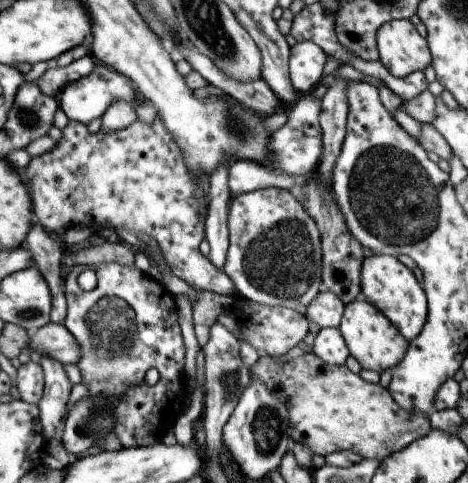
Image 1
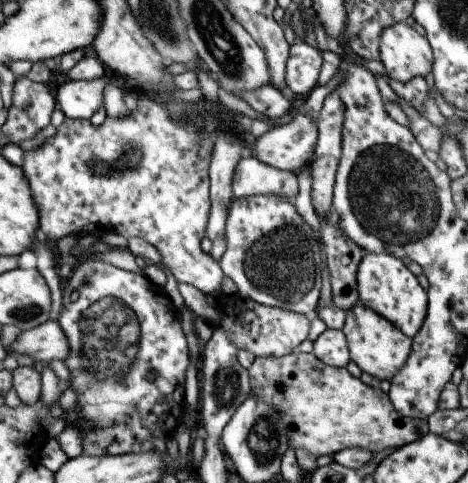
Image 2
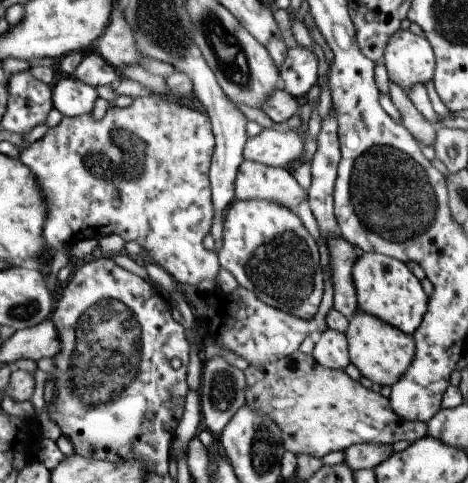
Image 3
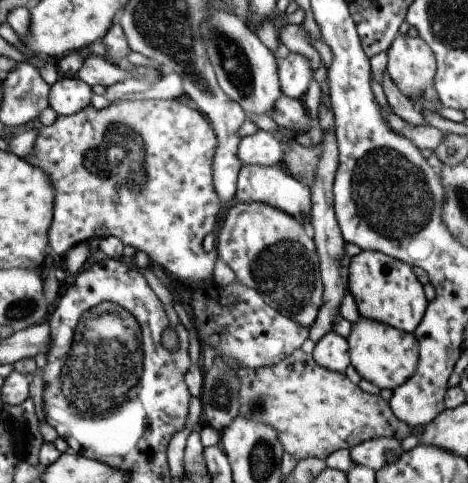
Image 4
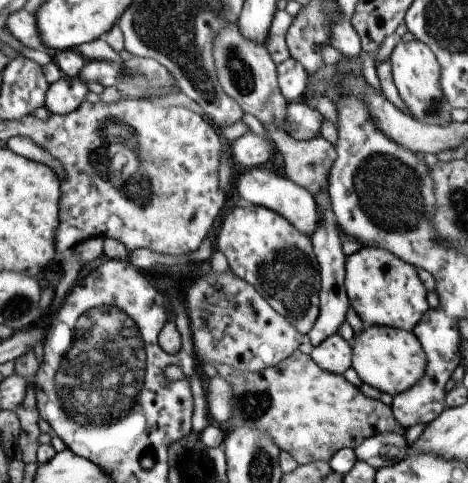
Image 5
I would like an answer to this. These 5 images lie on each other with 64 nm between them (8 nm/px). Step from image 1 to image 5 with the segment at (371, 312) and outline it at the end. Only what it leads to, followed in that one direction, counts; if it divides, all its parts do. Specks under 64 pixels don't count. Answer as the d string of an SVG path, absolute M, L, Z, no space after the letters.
M366 326L352 345L352 368L363 383L386 392L393 398L413 387L425 373L427 356L419 338L412 331L394 327Z

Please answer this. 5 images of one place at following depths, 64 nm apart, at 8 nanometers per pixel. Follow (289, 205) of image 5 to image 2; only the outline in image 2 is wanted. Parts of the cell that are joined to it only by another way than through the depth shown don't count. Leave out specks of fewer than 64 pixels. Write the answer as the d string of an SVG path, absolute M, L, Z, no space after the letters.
M245 155L236 165L231 184L234 198L254 195L274 195L294 204L298 196L296 174L264 163Z

